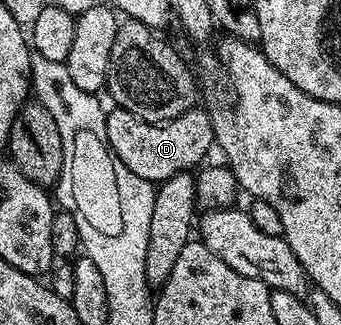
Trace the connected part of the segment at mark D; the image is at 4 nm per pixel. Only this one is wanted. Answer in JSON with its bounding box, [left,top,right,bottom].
[104,107,215,183]

